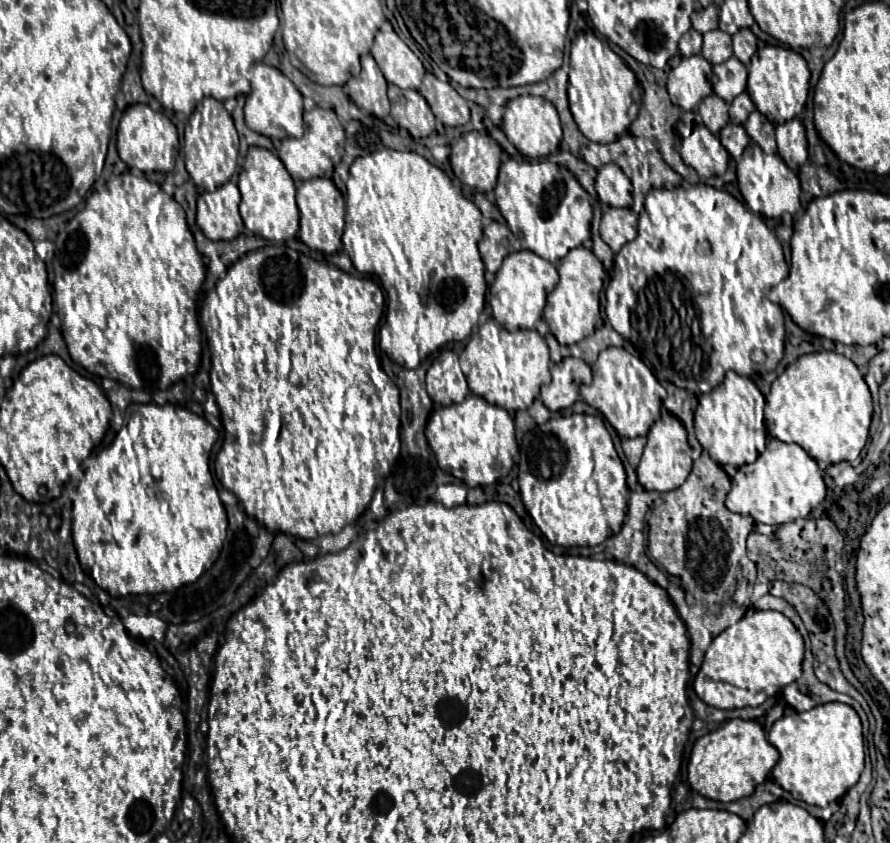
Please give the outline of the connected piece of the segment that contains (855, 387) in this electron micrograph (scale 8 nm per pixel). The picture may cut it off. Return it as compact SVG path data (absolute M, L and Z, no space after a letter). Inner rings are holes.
M831 350L813 352L801 356L797 362L789 364L785 372L771 384L767 404L764 409L764 423L767 426L768 435L781 442L793 442L799 444L813 460L825 462L825 464L837 464L837 462L853 462L869 436L869 424L873 415L873 400L871 392L857 366Z

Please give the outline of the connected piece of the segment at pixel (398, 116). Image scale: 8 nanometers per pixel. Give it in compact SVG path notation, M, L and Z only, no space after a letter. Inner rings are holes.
M391 84L389 102L391 102L391 116L413 138L425 138L435 130L435 116L427 106L425 98L417 90L401 90Z

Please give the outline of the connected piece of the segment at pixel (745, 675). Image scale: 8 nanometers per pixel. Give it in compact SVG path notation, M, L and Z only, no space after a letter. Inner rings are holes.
M747 610L747 614L723 630L709 646L693 688L697 696L721 710L761 706L769 696L801 678L803 636L789 618L775 610Z

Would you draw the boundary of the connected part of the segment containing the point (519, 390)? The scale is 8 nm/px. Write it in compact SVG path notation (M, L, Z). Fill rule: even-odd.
M487 320L471 334L461 354L461 370L467 376L473 394L485 398L489 404L505 408L509 414L515 414L533 404L539 396L541 384L549 384L549 348L537 330L509 332L495 320Z

